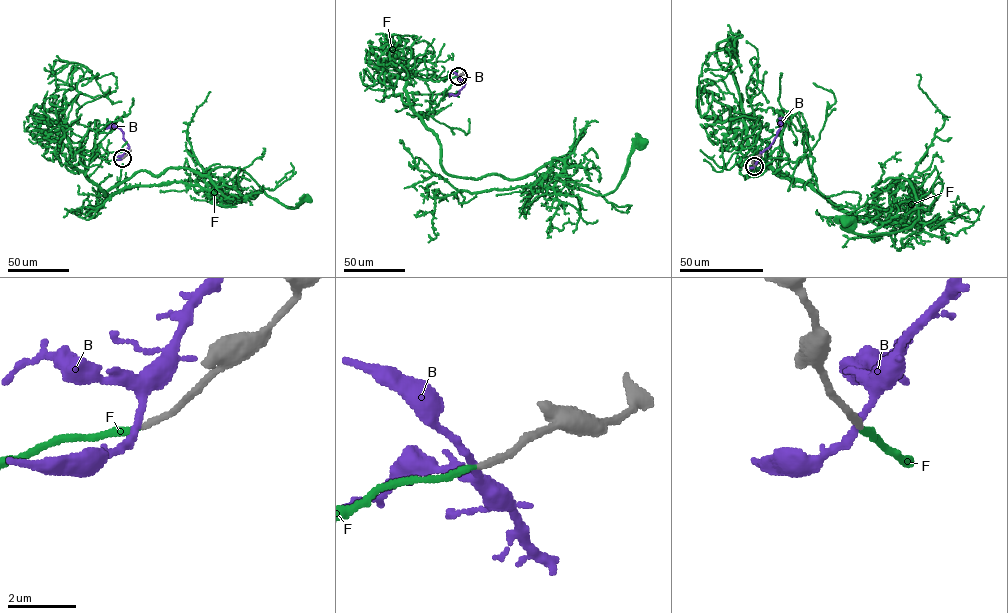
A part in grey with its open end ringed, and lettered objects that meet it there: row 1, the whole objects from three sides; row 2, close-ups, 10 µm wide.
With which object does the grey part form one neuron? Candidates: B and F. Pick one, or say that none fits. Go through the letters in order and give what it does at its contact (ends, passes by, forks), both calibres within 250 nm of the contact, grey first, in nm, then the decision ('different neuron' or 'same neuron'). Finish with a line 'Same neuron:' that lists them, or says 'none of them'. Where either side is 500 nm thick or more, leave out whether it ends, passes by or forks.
B: it passes by | 180/200 nm | different neuron
F: it ends | 180/170 nm | same neuron
Same neuron: F

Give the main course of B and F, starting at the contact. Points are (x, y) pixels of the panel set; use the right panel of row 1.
B: (754, 166), (759, 154), (775, 138), (780, 125)
F: (754, 166), (858, 216), (894, 201), (886, 178), (913, 189), (909, 227), (845, 222)

